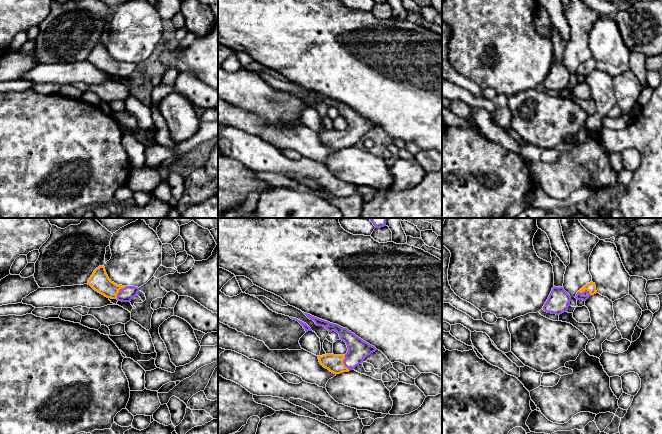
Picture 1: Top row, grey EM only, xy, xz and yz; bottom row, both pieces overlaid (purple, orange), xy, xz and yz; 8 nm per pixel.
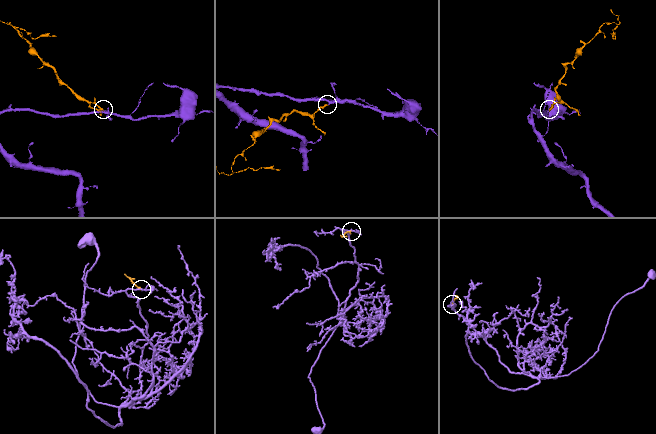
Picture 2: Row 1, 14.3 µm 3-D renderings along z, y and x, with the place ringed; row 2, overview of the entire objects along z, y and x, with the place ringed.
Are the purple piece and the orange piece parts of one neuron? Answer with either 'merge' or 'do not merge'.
merge

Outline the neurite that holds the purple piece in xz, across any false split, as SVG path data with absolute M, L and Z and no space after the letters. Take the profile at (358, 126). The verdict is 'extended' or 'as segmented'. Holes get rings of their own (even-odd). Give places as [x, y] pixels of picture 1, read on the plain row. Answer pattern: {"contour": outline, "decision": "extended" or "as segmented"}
{"contour": "M307 89L304 90L310 96L313 96L317 102L323 102L329 108L337 108L340 116L346 119L348 127L345 131L326 130L318 132L320 140L334 150L353 146L361 140L367 132L377 126L374 122L363 117L347 104L319 95Z", "decision": "extended"}

